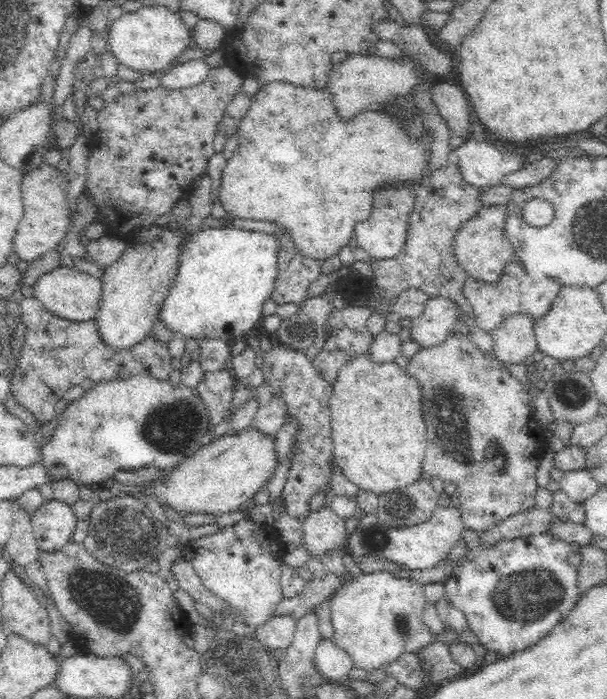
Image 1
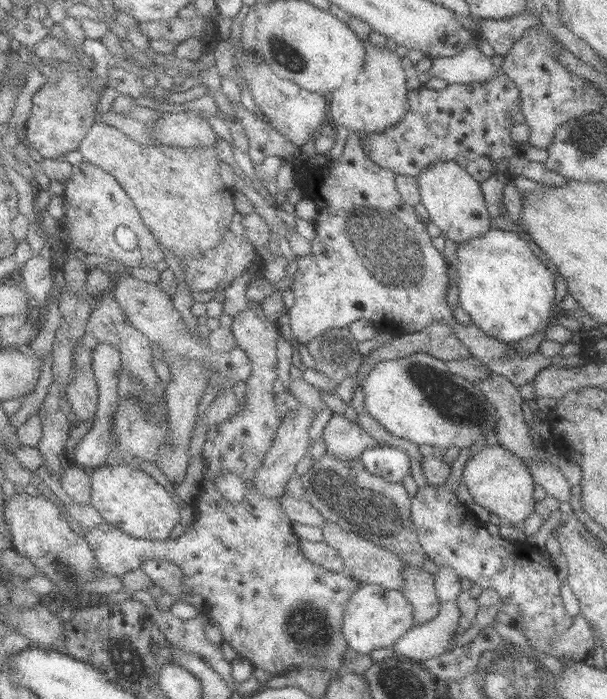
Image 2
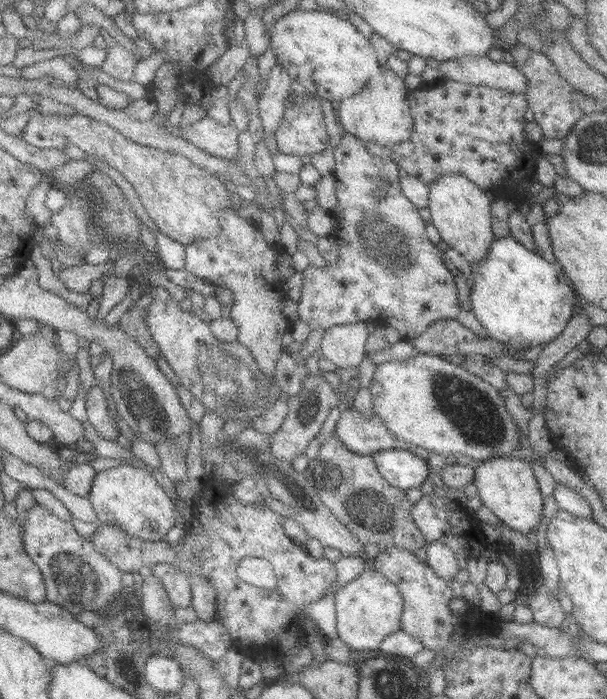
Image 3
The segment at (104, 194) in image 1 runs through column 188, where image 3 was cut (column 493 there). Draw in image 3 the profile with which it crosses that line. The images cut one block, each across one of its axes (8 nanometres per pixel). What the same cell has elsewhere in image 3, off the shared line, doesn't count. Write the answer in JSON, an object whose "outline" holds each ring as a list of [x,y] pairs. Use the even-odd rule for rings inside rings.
{"outline":[[[447,79],[444,84],[438,82],[438,85],[435,88],[428,88],[428,90],[421,90],[413,87],[413,89],[411,89],[409,99],[411,100],[415,115],[415,134],[410,140],[408,140],[408,142],[394,144],[394,146],[391,147],[392,156],[390,158],[394,159],[394,162],[400,165],[403,171],[414,176],[414,178],[420,178],[420,180],[427,182],[429,185],[434,183],[435,180],[442,179],[443,176],[465,174],[468,178],[476,181],[488,192],[489,190],[494,191],[494,188],[504,186],[504,184],[506,184],[506,178],[508,178],[508,192],[510,192],[510,188],[514,188],[514,190],[516,190],[516,184],[518,184],[518,182],[520,188],[520,180],[528,180],[528,178],[532,176],[532,168],[534,168],[534,162],[536,162],[536,158],[538,158],[538,156],[534,156],[534,154],[538,154],[538,152],[536,152],[536,148],[538,148],[538,146],[534,146],[534,144],[532,144],[530,140],[526,140],[526,136],[524,136],[524,124],[522,124],[522,118],[524,118],[524,112],[528,110],[529,103],[526,102],[526,97],[527,96],[524,93],[518,91],[511,91],[505,88],[494,88],[488,85],[476,86],[452,79]]]}

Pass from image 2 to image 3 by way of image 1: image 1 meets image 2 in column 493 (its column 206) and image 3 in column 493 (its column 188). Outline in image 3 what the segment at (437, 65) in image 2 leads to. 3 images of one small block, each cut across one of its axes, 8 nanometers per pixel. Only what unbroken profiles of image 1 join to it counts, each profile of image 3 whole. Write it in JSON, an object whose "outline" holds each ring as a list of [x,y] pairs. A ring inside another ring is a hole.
{"outline":[[[472,55],[462,59],[447,60],[440,63],[440,71],[446,79],[476,86],[505,88],[524,94],[529,83],[520,69],[505,61],[496,62],[488,55]]]}

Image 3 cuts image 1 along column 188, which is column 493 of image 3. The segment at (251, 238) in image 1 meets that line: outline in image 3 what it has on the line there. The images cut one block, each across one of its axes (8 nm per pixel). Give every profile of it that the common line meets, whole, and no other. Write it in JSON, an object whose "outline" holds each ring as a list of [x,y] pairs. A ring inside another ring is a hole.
{"outline":[[[514,236],[498,238],[492,248],[492,254],[488,259],[484,259],[473,266],[474,286],[471,300],[473,301],[473,311],[480,317],[484,326],[494,339],[500,340],[514,347],[517,350],[525,348],[535,348],[548,344],[552,340],[558,339],[564,327],[570,322],[570,318],[577,313],[581,301],[574,288],[566,284],[568,278],[564,270],[558,270],[554,263],[550,264],[538,254],[530,252]]]}

